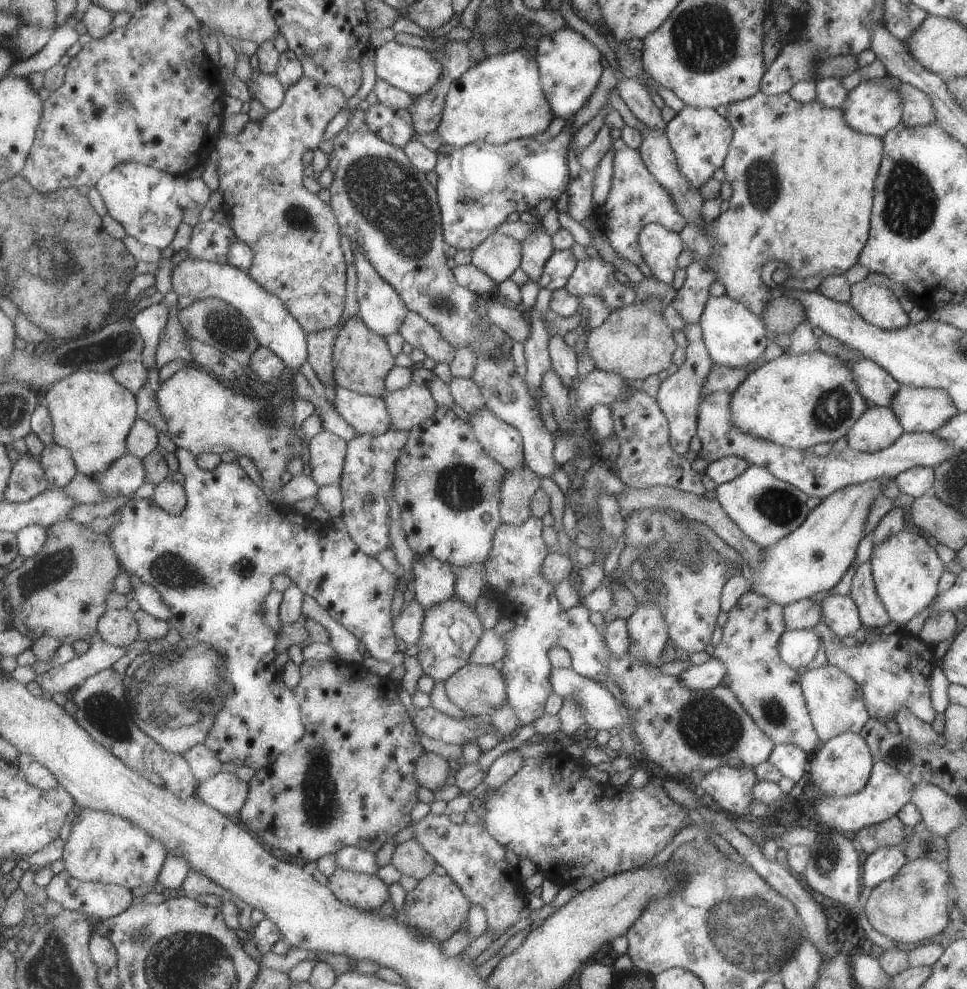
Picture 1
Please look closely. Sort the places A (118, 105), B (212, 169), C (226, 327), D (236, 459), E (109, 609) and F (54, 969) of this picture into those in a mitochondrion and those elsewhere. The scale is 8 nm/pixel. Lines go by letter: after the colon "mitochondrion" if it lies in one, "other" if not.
A: mitochondrion
B: other
C: mitochondrion
D: other
E: other
F: mitochondrion

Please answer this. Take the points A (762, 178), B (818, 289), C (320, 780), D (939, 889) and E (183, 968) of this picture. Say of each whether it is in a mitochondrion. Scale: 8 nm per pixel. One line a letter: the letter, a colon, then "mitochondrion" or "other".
A: mitochondrion
B: other
C: mitochondrion
D: other
E: mitochondrion

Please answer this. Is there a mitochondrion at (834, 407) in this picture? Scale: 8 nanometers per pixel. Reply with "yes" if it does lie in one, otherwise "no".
yes

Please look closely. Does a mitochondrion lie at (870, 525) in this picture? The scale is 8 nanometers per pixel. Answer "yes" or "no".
no

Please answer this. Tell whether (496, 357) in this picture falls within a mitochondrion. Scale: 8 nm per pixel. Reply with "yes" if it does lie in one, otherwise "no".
yes

